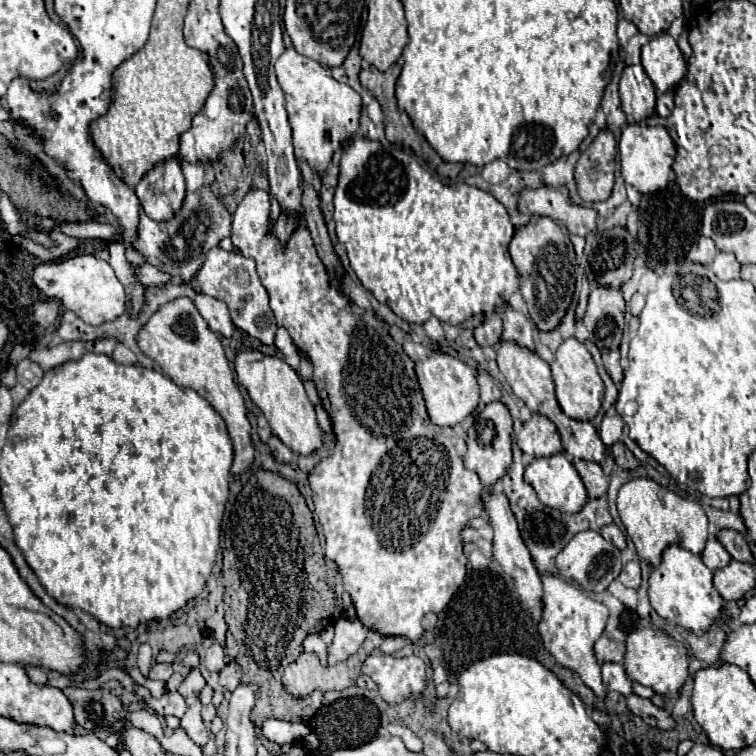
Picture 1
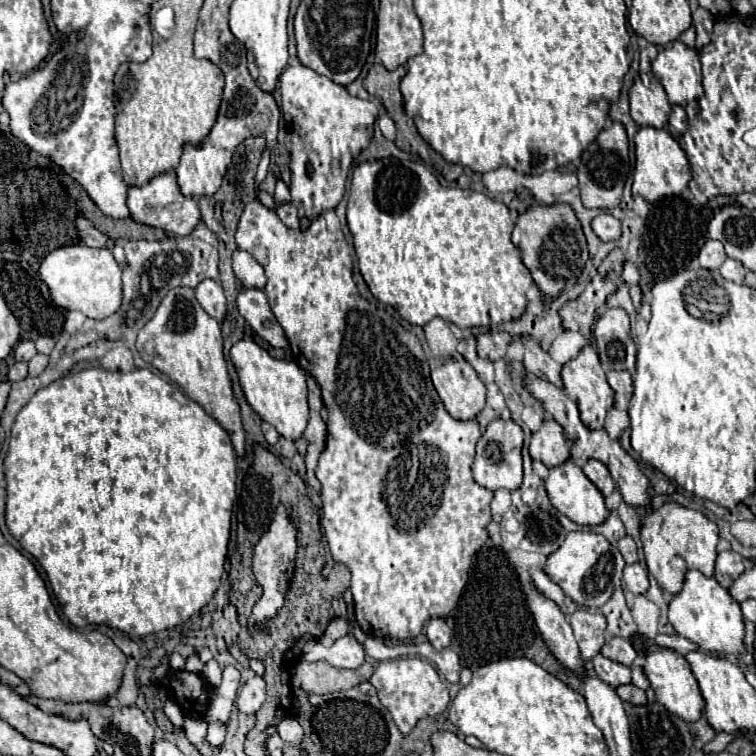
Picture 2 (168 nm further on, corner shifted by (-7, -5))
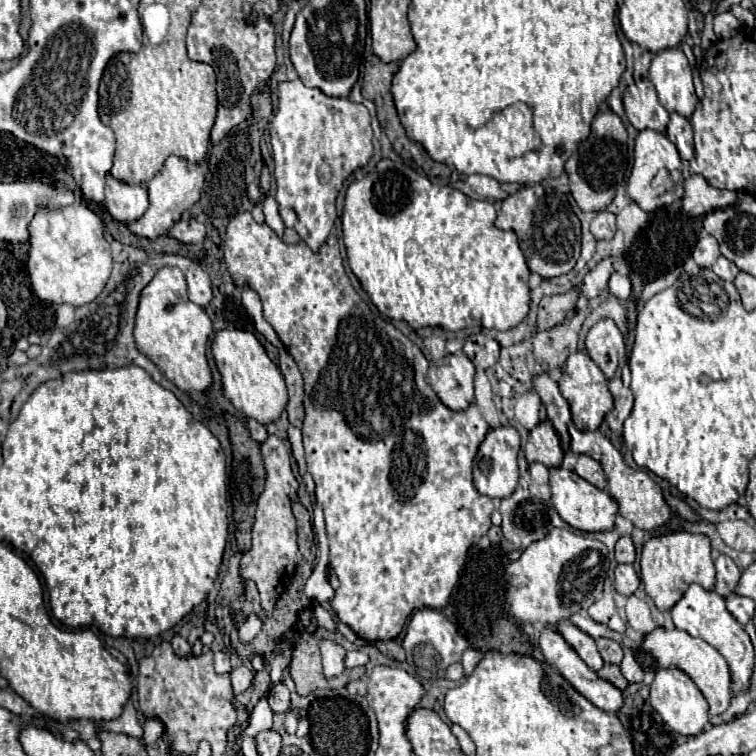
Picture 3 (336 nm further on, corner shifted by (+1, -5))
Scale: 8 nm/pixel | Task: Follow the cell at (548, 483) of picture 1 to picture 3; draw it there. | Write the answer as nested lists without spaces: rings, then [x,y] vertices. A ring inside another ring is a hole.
[[[556,467],[550,471],[550,489],[552,489],[552,503],[558,515],[574,529],[580,531],[610,531],[614,529],[614,521],[618,517],[618,503],[610,497],[608,491],[596,489],[592,483],[578,477],[574,471],[564,467]]]

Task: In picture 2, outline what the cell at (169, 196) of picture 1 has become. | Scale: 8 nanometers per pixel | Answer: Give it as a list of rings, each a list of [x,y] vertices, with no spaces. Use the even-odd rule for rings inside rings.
[[[162,173],[154,179],[150,179],[142,187],[130,187],[128,189],[128,209],[134,221],[158,227],[174,237],[186,237],[192,233],[196,223],[200,221],[200,209],[198,203],[192,197],[184,197],[180,193],[180,187],[176,185],[174,173]]]

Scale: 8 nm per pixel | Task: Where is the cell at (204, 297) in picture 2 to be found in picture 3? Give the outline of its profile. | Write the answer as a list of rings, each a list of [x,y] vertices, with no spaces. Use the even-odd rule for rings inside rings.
[[[190,265],[186,271],[186,281],[188,281],[188,297],[192,303],[206,307],[212,299],[212,287],[210,287],[210,277],[200,265]]]

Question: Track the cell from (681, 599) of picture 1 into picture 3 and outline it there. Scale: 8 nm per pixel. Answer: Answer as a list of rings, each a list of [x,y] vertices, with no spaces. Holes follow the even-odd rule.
[[[690,585],[684,597],[672,607],[672,621],[676,629],[688,631],[692,637],[700,637],[706,643],[710,643],[728,663],[732,685],[736,693],[748,693],[750,691],[750,679],[752,679],[752,667],[754,667],[754,649],[748,633],[742,629],[742,625],[728,613],[724,599],[716,591],[706,591],[700,585]]]

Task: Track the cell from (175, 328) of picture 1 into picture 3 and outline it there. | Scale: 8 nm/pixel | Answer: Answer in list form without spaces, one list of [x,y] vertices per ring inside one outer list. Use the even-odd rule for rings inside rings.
[[[162,267],[140,293],[134,341],[138,349],[150,361],[154,361],[176,387],[190,393],[192,399],[200,405],[206,403],[206,389],[212,383],[212,373],[206,361],[206,343],[210,333],[210,317],[202,307],[188,299],[184,273],[178,267]]]

